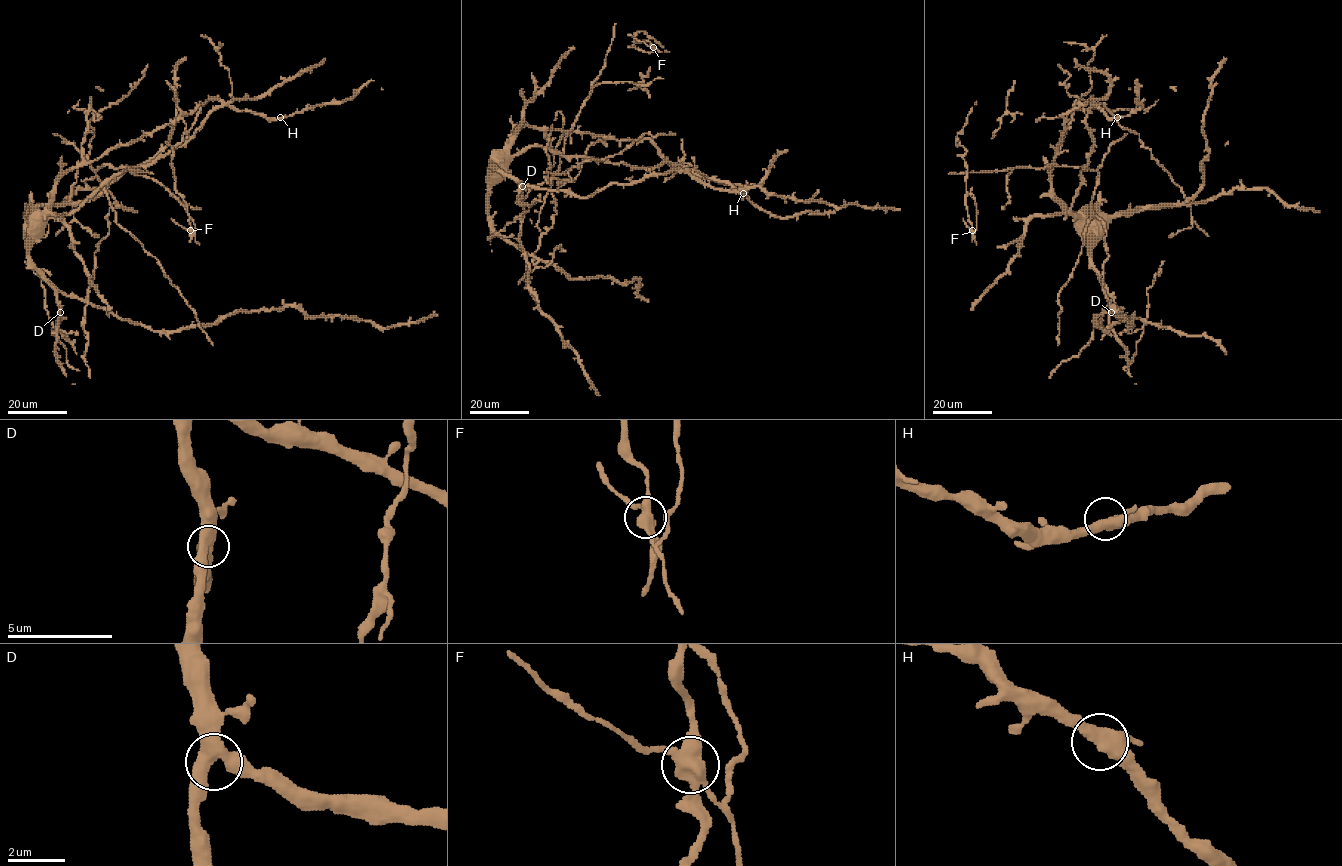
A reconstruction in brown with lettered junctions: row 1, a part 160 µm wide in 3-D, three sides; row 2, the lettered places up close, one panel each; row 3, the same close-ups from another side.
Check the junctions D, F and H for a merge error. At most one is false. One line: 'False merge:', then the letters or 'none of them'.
False merge: F

